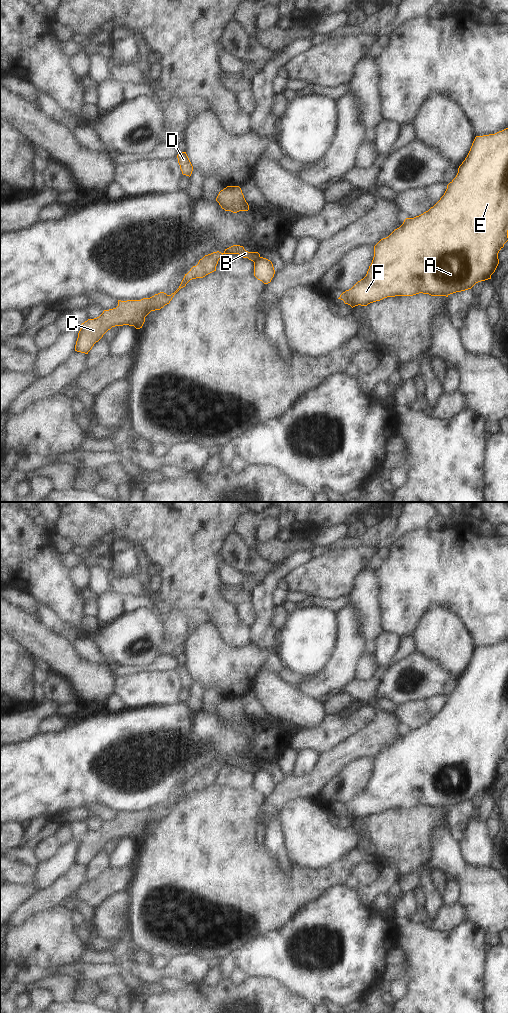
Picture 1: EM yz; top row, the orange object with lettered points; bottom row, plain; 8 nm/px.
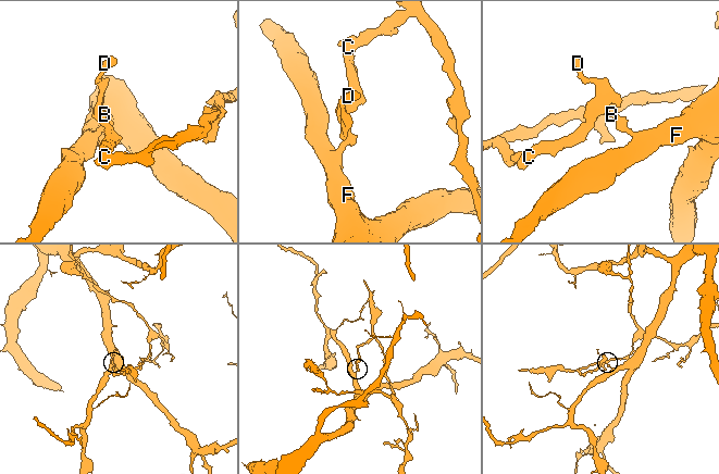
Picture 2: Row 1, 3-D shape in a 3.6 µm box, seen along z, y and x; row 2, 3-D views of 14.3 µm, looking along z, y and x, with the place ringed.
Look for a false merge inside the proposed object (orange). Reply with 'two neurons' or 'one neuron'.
two neurons

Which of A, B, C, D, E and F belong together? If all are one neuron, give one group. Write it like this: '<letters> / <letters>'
A E F / B C D

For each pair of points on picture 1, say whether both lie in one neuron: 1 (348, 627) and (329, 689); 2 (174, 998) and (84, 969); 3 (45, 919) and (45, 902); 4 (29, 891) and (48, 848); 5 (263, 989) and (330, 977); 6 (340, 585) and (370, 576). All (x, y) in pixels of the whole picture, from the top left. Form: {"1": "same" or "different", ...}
{"1": "same", "2": "different", "3": "different", "4": "different", "5": "different", "6": "different"}

